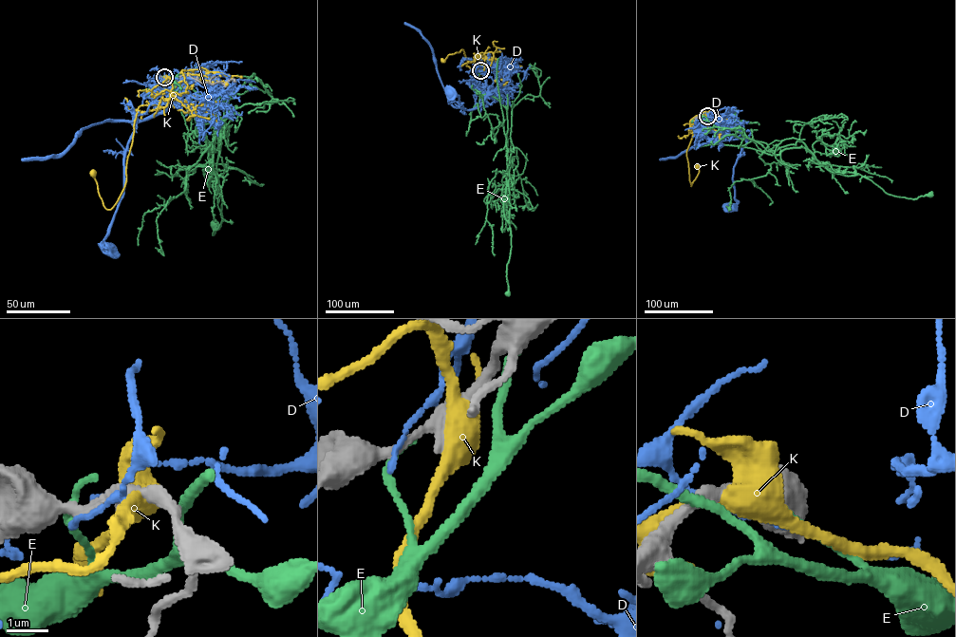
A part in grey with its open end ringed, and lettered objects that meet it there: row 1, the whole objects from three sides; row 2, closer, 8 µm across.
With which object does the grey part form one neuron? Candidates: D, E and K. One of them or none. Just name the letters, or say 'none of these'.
none of these

